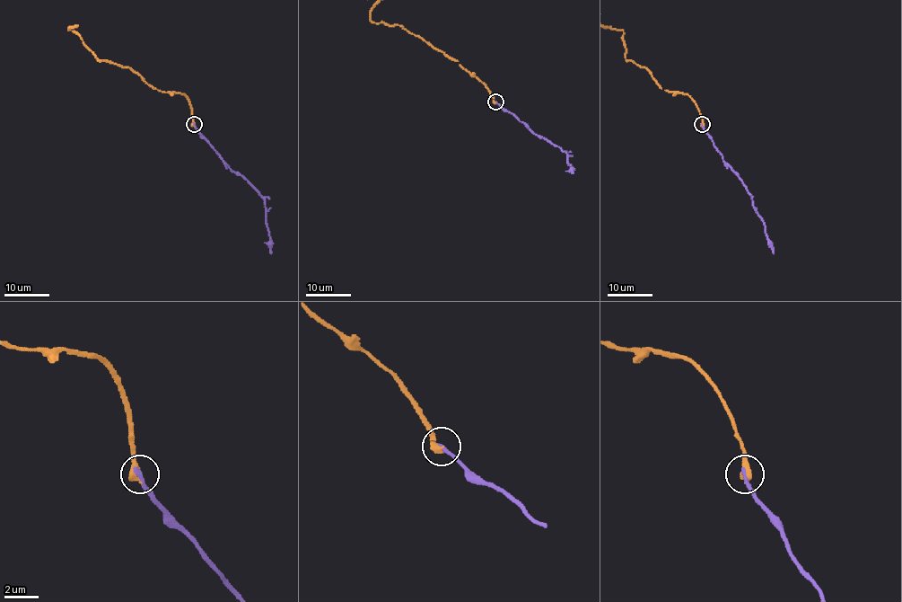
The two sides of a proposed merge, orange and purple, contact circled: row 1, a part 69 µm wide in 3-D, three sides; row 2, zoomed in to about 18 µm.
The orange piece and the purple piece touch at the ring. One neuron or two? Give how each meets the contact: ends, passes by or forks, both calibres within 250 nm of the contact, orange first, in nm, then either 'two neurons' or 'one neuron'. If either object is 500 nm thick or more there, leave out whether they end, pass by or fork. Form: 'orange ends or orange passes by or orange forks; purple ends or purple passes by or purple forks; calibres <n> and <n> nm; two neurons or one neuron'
calibres 500 and 260 nm; one neuron

